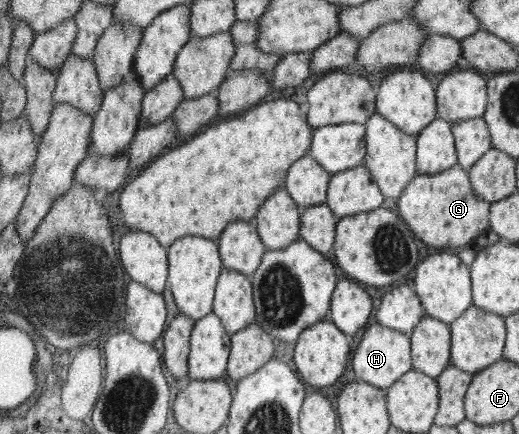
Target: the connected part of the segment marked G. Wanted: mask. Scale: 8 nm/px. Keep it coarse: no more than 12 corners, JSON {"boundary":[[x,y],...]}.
{"boundary":[[461,165],[419,174],[397,198],[411,231],[461,247],[489,229],[489,202]]}

